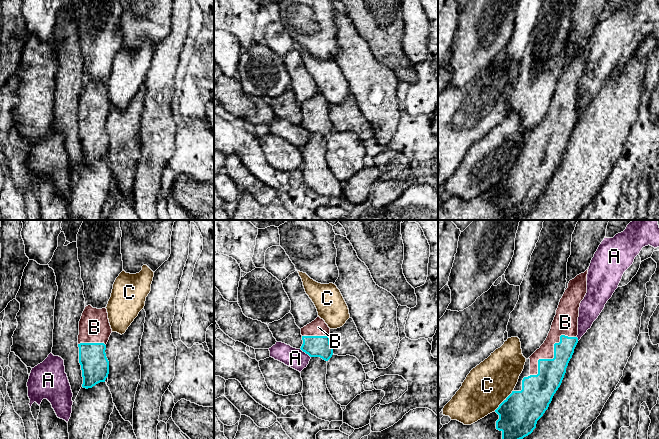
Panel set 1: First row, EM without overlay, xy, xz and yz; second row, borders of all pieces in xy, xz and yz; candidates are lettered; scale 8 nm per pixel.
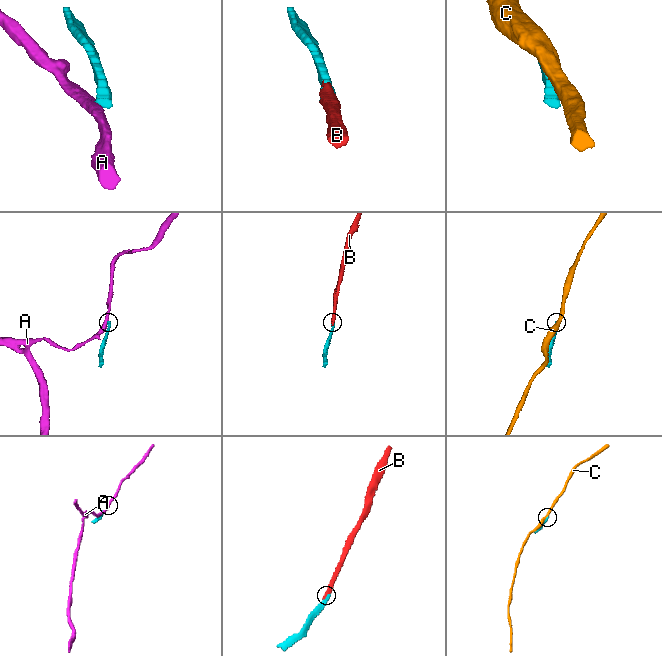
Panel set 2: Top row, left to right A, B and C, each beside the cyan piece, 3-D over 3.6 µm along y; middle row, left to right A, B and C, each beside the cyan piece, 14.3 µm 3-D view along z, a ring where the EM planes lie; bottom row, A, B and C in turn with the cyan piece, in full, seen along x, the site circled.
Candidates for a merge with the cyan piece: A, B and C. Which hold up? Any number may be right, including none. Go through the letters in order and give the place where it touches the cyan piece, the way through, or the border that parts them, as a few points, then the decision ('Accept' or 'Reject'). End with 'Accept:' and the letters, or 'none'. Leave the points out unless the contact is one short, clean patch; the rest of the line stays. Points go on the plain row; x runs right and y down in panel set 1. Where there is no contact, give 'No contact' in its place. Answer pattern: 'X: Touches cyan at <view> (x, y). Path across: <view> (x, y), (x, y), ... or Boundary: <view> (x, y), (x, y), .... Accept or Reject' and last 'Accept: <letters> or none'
A: Touches cyan at xz (305, 128). Boundary: xz (300, 124), (310, 133). Reject
B: Touches cyan at yz (554, 131). Accept
C: Touches cyan at yz (504, 176). Reject
Accept: B

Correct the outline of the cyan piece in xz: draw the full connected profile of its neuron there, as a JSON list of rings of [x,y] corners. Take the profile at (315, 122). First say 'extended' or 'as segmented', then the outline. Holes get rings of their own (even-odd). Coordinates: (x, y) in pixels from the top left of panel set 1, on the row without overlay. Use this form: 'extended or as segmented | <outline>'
extended | [[[319,92],[301,104],[303,120],[301,126],[310,133],[320,133],[328,137],[333,131],[330,120],[330,104]]]

